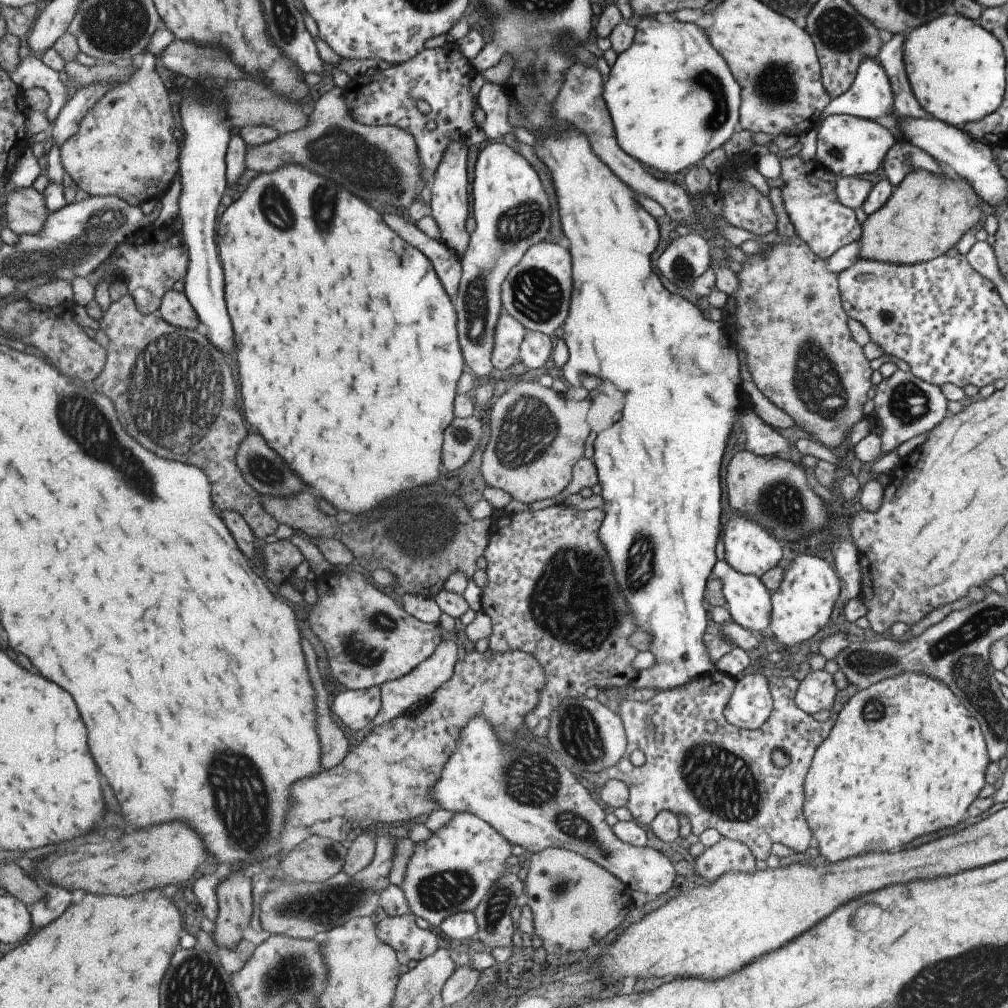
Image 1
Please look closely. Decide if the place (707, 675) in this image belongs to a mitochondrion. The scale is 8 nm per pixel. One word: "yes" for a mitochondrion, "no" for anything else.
no

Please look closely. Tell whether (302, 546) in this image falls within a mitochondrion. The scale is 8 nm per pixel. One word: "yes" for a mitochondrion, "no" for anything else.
no

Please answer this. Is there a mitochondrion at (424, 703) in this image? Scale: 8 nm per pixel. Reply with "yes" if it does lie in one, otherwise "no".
no

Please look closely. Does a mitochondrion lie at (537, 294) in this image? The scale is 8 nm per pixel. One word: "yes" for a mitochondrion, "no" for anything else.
yes

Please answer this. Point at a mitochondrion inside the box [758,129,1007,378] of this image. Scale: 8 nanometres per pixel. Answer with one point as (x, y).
(887, 317)

